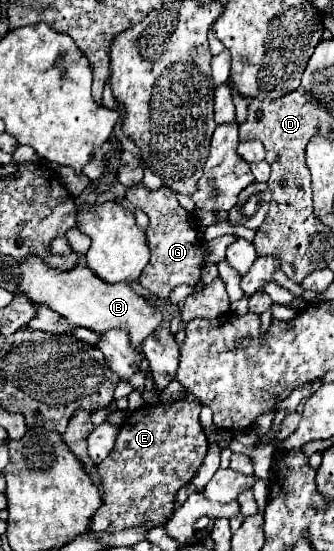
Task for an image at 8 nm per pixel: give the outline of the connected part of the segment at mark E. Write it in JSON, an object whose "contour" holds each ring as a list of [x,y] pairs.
{"contour":[[[185,394],[173,404],[145,404],[123,420],[113,454],[97,464],[99,480],[107,484],[107,490],[101,508],[89,520],[89,528],[119,532],[143,522],[159,526],[169,518],[177,490],[191,480],[207,452],[199,410],[201,402],[193,394]]]}

